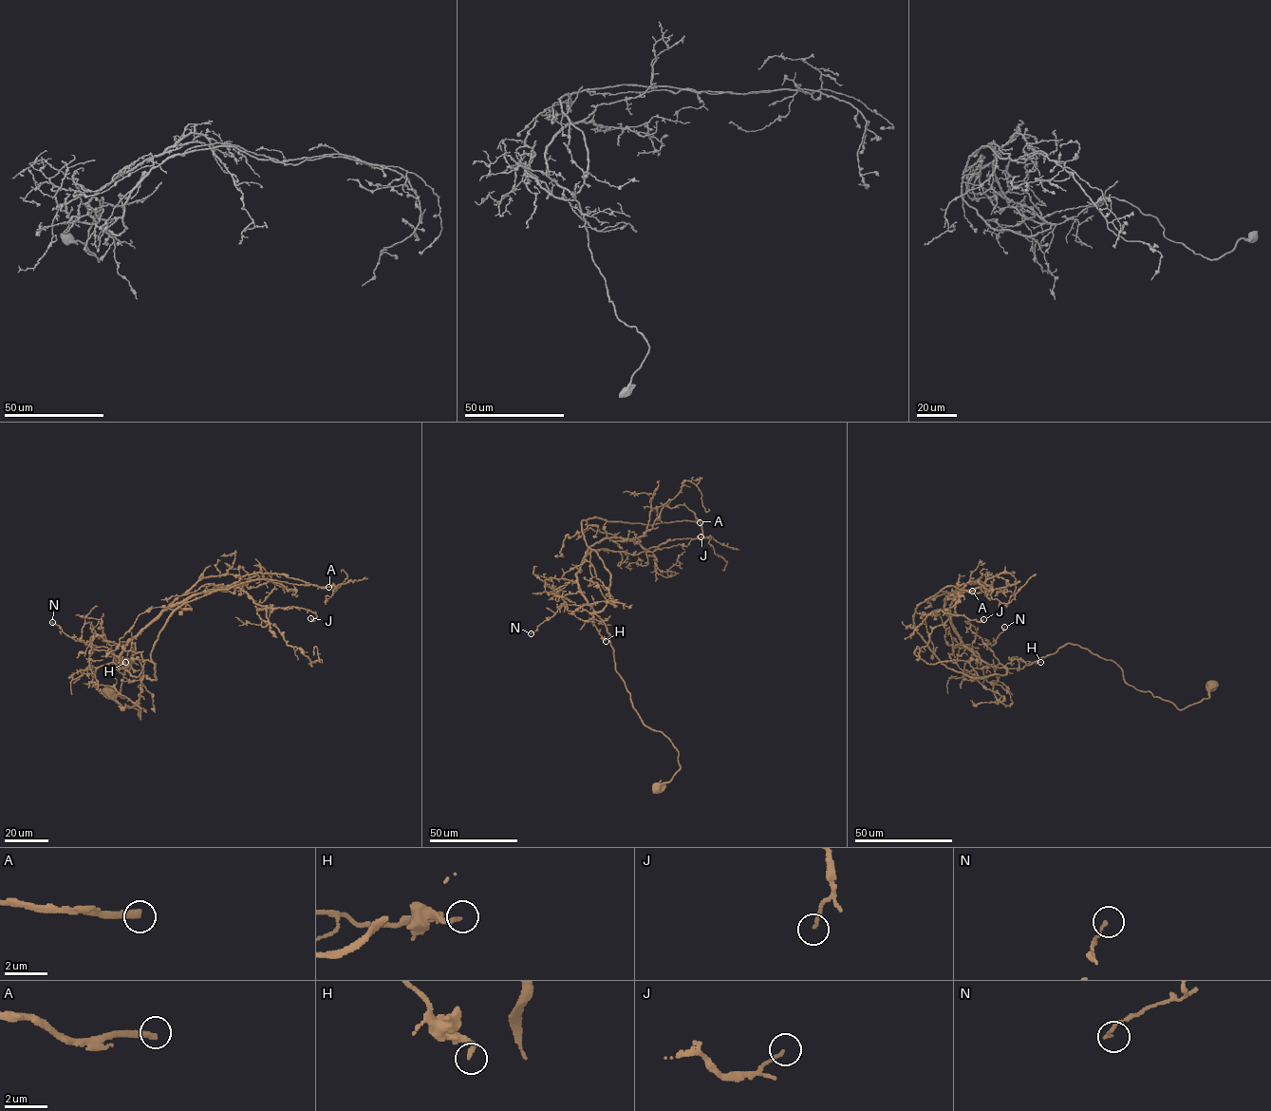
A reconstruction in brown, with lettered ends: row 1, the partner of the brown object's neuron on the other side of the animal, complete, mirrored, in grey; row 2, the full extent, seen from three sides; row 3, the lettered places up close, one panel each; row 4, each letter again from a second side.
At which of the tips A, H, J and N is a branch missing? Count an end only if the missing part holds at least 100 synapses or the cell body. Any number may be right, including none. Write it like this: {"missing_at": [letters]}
{"missing_at": ["A"]}

